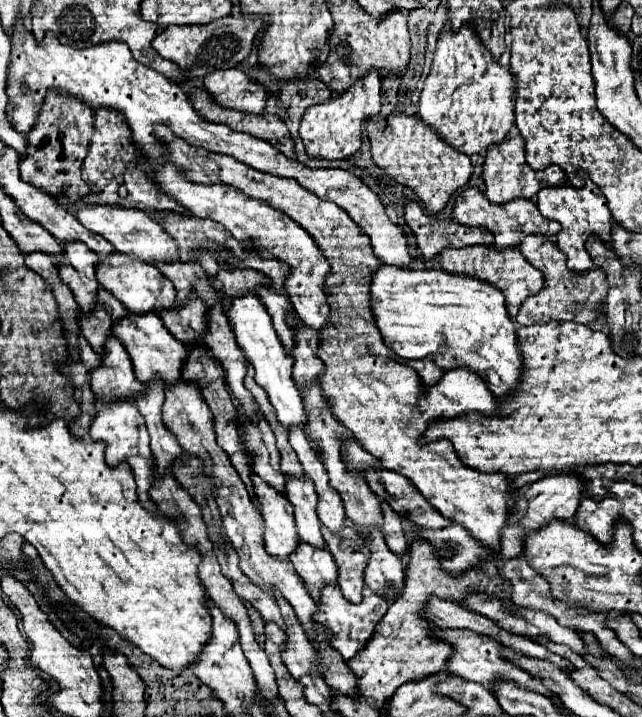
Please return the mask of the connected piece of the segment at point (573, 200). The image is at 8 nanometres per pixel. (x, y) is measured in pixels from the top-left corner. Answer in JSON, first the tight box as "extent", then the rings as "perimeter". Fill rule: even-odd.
{"extent":[536,181,612,271],"perimeter":[[[588,181],[588,185],[582,189],[576,189],[572,185],[546,187],[544,191],[538,191],[536,203],[538,203],[538,209],[544,217],[554,219],[562,225],[562,231],[556,235],[556,245],[568,257],[568,267],[572,271],[592,269],[594,263],[592,263],[584,243],[586,243],[588,235],[598,235],[602,241],[608,243],[610,241],[610,229],[612,229],[612,215],[608,211],[606,197],[602,195],[602,191],[592,181]]]}

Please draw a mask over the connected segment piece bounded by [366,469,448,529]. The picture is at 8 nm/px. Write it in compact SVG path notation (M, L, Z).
M370 469L366 471L366 481L370 489L388 501L396 513L408 513L420 527L444 529L448 525L448 519L438 515L438 511L434 511L434 507L422 499L420 491L404 475L388 469Z

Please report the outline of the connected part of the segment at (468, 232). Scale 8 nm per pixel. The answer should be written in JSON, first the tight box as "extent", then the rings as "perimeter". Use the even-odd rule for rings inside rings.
{"extent":[404,201,494,259],"perimeter":[[[412,201],[404,203],[404,219],[412,233],[416,235],[416,243],[426,259],[436,257],[444,247],[466,247],[466,245],[492,245],[494,235],[486,233],[484,227],[462,227],[452,219],[438,219]]]}

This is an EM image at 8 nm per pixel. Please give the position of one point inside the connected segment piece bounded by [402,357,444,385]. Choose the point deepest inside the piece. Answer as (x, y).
(426, 369)

